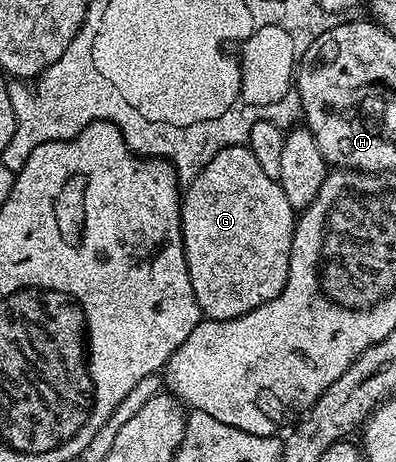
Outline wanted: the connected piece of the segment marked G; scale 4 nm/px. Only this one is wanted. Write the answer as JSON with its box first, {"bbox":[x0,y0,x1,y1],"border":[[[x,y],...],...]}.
{"bbox":[181,144,295,320],"border":[[[236,144],[230,148],[219,150],[207,166],[194,180],[184,189],[181,198],[181,233],[183,234],[183,246],[187,258],[187,274],[191,278],[191,290],[195,290],[195,302],[199,302],[202,317],[211,320],[234,320],[267,302],[271,302],[283,290],[289,273],[289,263],[293,253],[293,230],[295,227],[295,210],[291,202],[287,202],[287,194],[283,194],[281,183],[270,178],[259,166],[255,154],[245,144]]]}

